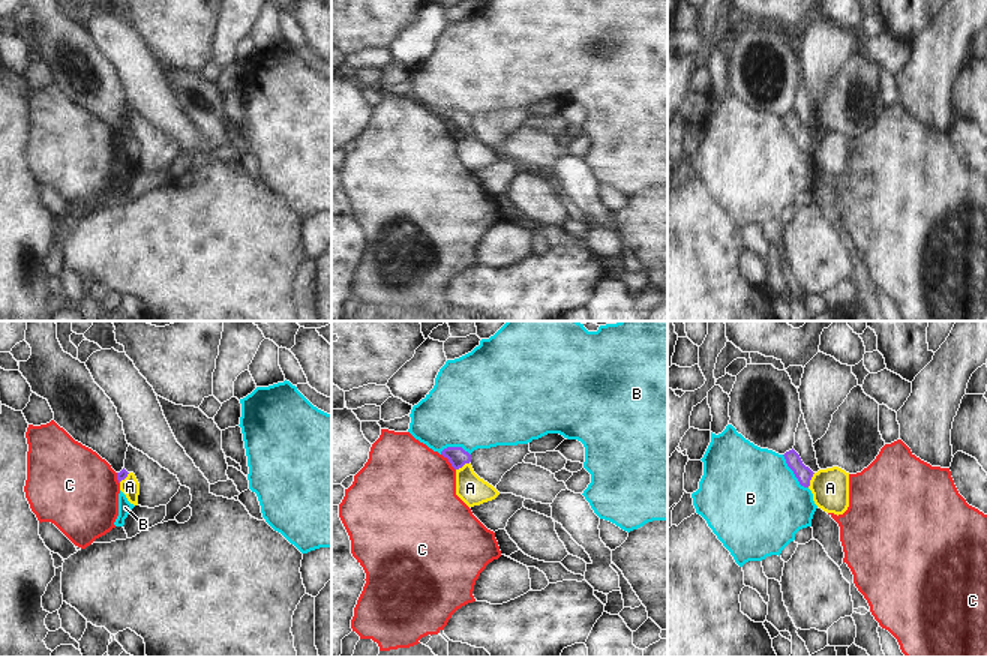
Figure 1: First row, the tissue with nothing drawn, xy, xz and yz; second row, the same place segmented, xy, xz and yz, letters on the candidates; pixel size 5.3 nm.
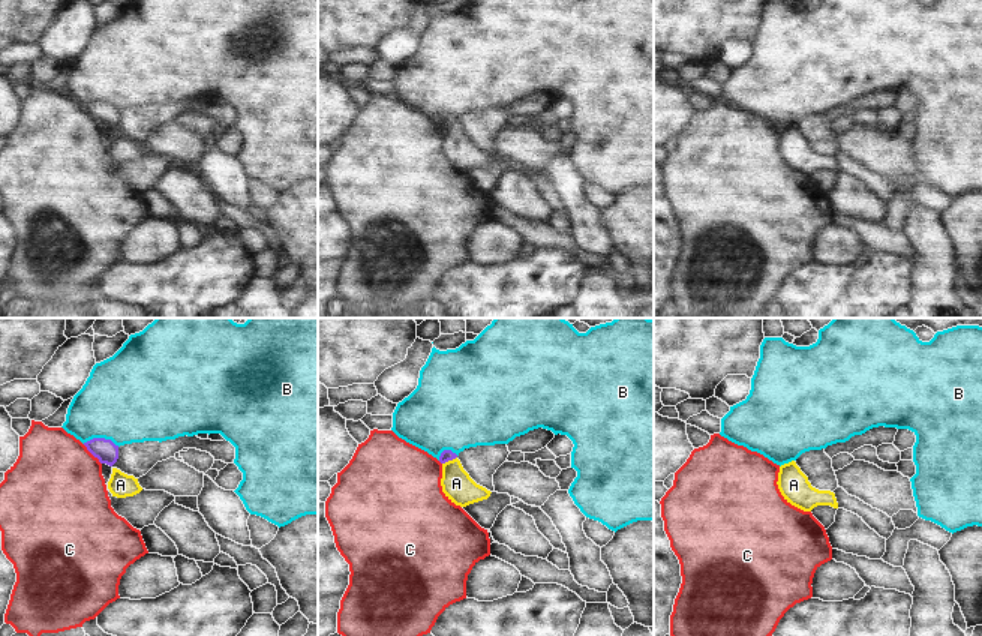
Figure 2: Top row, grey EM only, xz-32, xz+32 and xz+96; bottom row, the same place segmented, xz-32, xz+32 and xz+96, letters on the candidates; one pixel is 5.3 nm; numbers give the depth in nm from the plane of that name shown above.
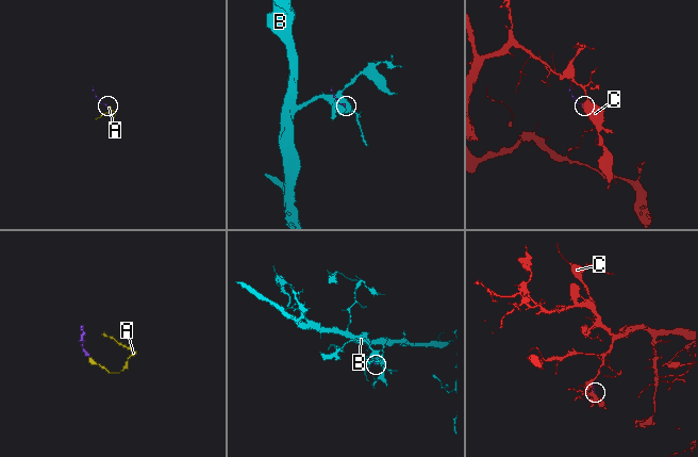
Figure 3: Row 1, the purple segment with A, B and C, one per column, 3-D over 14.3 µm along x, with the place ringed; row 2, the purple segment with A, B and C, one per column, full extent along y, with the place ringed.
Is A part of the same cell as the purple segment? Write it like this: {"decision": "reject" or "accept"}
{"decision": "accept"}

